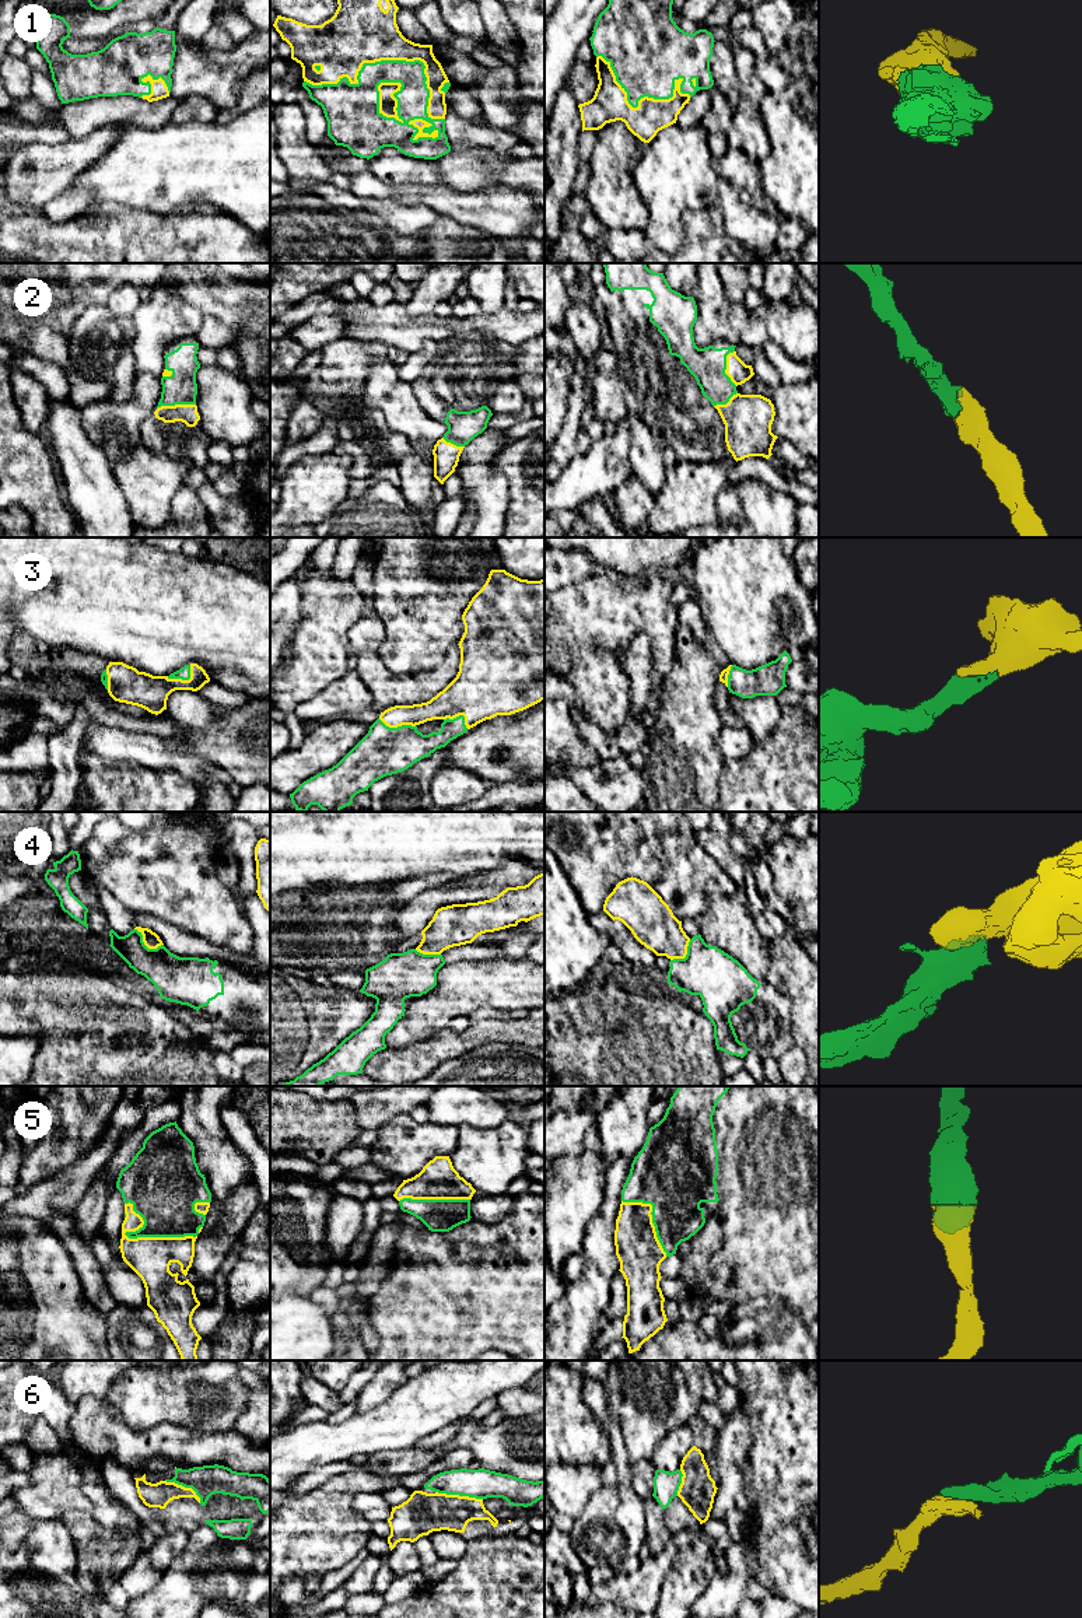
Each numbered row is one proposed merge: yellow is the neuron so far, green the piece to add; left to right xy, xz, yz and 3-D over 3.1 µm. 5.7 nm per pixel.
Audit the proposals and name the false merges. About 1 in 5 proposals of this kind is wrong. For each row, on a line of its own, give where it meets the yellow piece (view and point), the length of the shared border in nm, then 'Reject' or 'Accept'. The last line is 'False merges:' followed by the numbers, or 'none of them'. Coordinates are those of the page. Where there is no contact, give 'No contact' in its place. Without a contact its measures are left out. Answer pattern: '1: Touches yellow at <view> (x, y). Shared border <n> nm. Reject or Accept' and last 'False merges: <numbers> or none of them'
1: Touches yellow at xz (392, 59). Shared border 850 nm. Accept
2: Touches yellow at xy (175, 405). Shared border 220 nm. Accept
3: Touches yellow at xy (184, 680). Shared border 160 nm. Accept
4: Touches yellow at xy (146, 945). Shared border 190 nm. Reject
5: Touches yellow at xy (139, 1237). Shared border 460 nm. Accept
6: Touches yellow at xz (458, 1495). Shared border 280 nm. Accept
False merges: 4

